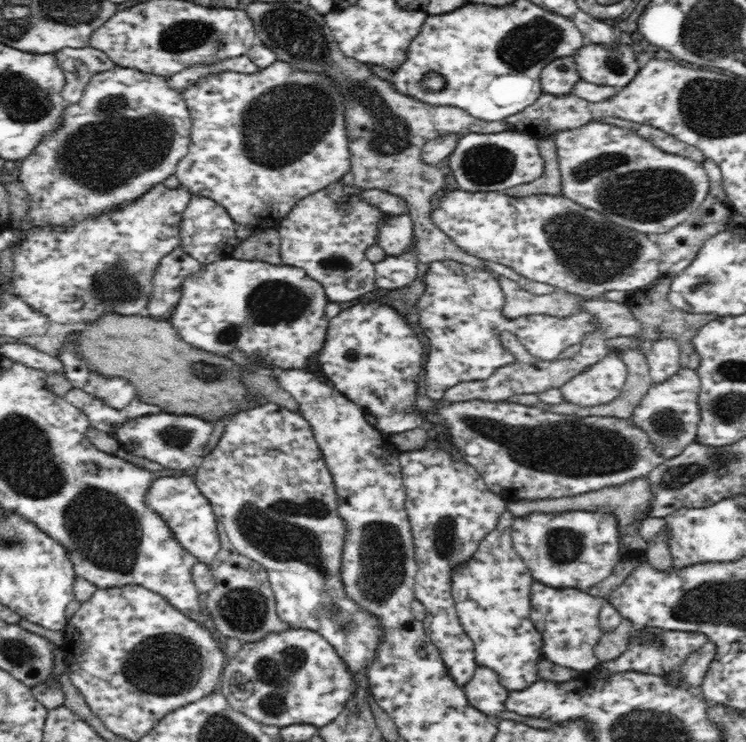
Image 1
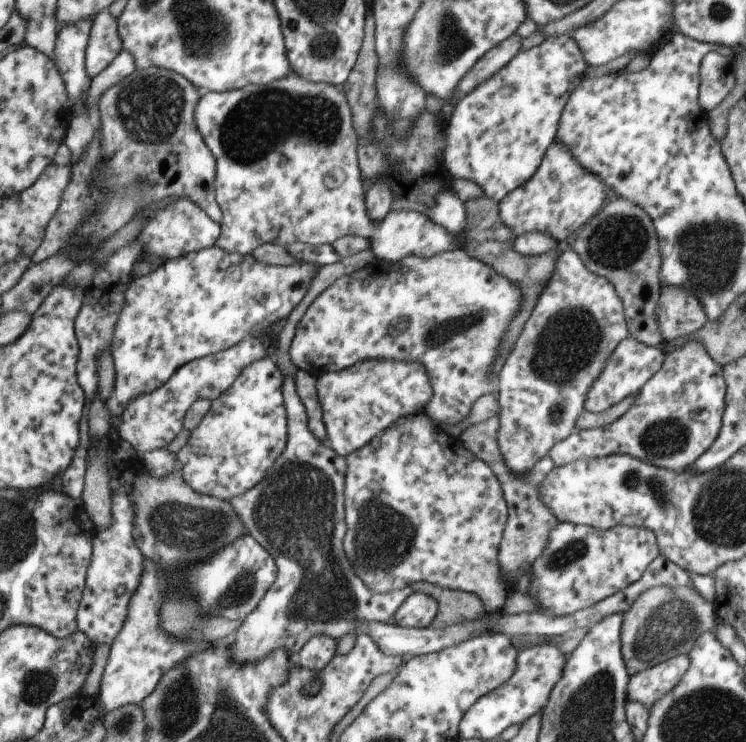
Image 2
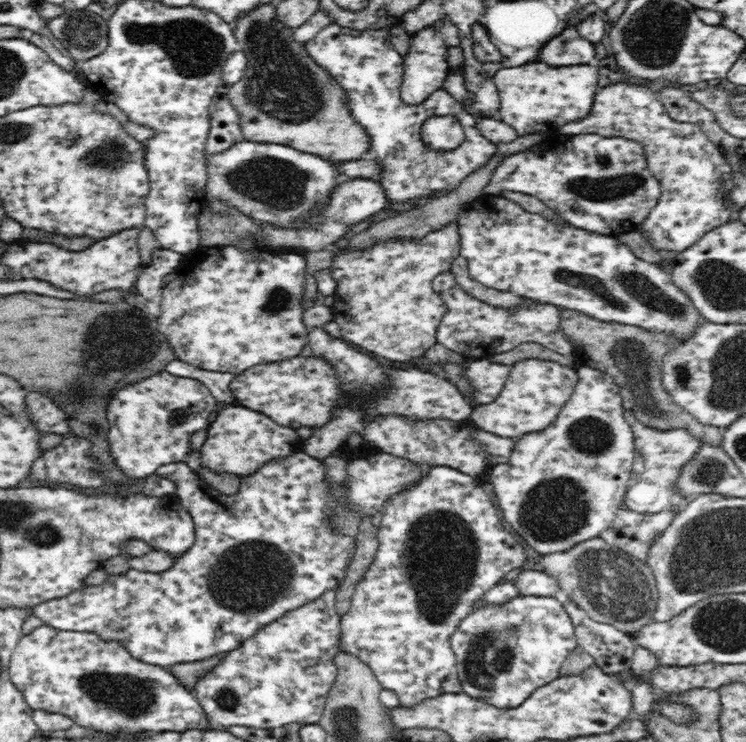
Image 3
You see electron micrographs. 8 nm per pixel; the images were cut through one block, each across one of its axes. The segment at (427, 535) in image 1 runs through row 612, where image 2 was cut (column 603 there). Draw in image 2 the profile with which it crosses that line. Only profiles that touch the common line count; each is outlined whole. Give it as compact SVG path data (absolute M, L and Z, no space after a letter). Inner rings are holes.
M687 339L678 347L664 353L659 370L640 388L633 404L617 420L602 427L573 430L561 442L556 442L547 456L555 467L575 461L586 461L607 455L629 455L653 466L682 471L701 456L715 440L721 426L724 409L725 383L722 366L711 360L705 347L695 339Z

